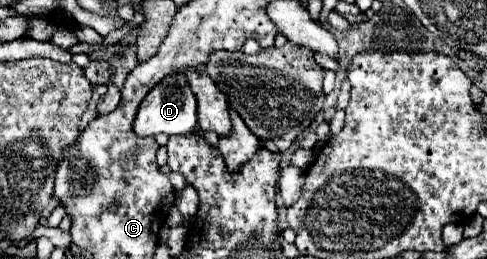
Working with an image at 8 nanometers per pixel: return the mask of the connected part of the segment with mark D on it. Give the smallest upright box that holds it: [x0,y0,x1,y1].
[134,74,198,136]

